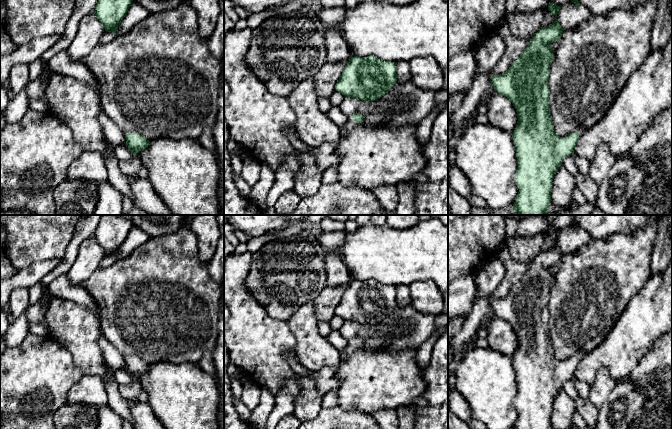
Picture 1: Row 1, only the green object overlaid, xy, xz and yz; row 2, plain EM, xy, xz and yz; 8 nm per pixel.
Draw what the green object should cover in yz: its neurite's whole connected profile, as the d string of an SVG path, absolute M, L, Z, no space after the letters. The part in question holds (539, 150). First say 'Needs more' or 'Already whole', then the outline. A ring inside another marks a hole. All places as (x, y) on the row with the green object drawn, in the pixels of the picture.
Needs more. M554 1L548 10L555 15L555 21L534 34L522 55L515 60L502 75L492 75L494 90L507 97L517 112L517 126L512 134L516 148L518 167L515 173L515 184L519 189L513 204L515 215L547 215L551 203L552 181L562 160L574 153L578 139L586 132L578 128L566 137L554 132L554 125L549 106L549 72L554 59L550 45L561 38L564 29L560 26L557 14L561 6Z

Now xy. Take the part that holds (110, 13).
Already whole. M98 0L94 13L106 32L115 33L133 0Z

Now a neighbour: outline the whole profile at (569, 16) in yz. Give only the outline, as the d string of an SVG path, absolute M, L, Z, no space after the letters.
M569 1L559 9L557 19L564 30L571 30L590 19L592 15L584 5L576 5Z

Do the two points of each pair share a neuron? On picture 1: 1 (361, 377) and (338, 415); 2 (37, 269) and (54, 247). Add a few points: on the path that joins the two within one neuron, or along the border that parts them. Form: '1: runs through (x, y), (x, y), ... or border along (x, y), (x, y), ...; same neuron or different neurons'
1: border along (337, 405), (345, 409), (356, 409), (365, 414); different neurons
2: border along (61, 257), (36, 261), (22, 268); different neurons

